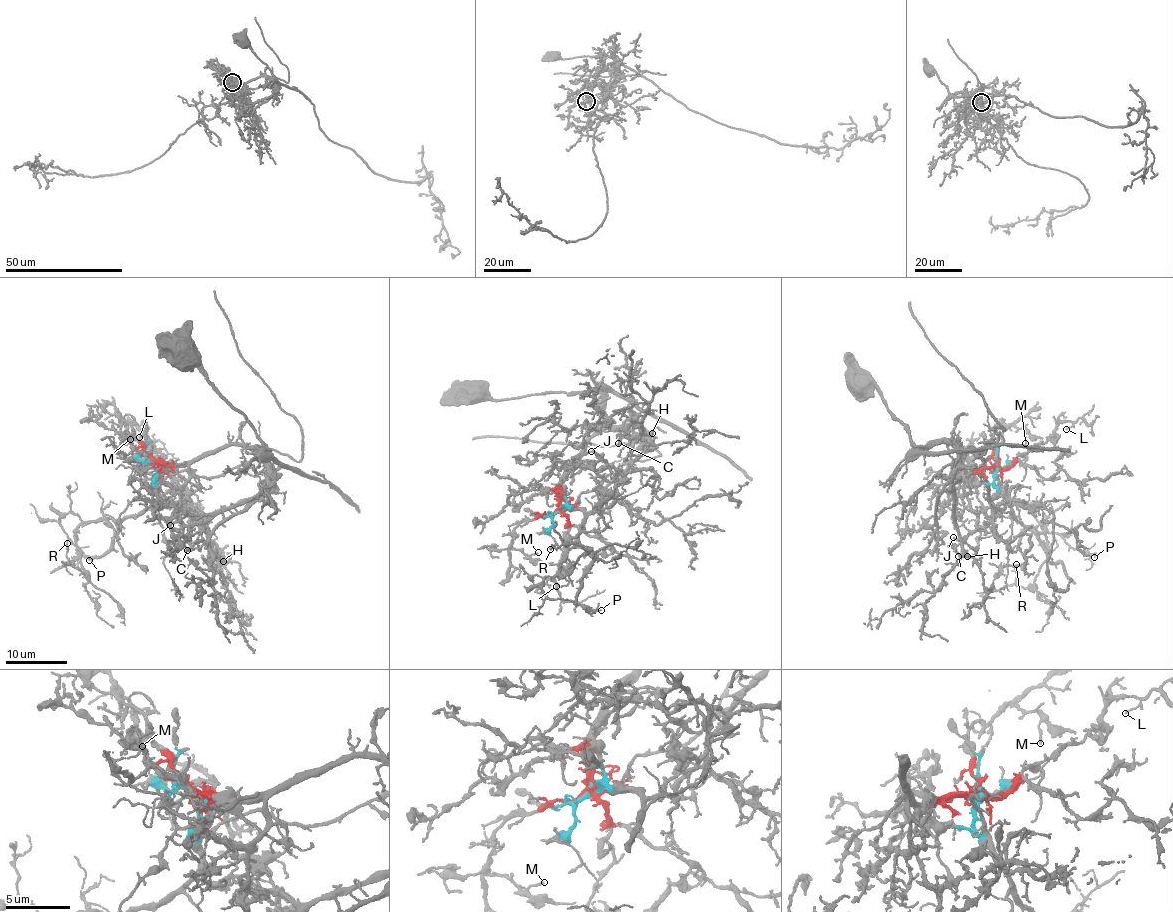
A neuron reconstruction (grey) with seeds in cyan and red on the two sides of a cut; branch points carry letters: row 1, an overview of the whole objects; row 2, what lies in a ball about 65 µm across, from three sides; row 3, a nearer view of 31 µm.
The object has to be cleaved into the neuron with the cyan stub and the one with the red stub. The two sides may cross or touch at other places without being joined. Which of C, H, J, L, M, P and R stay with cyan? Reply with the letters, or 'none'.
J, P, R

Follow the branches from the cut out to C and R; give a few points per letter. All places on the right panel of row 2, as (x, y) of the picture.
C: (996, 467), (966, 471), (953, 439), (958, 458), (950, 487), (958, 534), (957, 545), (954, 545), (958, 556)
R: (996, 467), (994, 488), (1009, 503), (1011, 515), (1046, 537), (1047, 556), (1028, 587), (1015, 581), (1015, 564)

